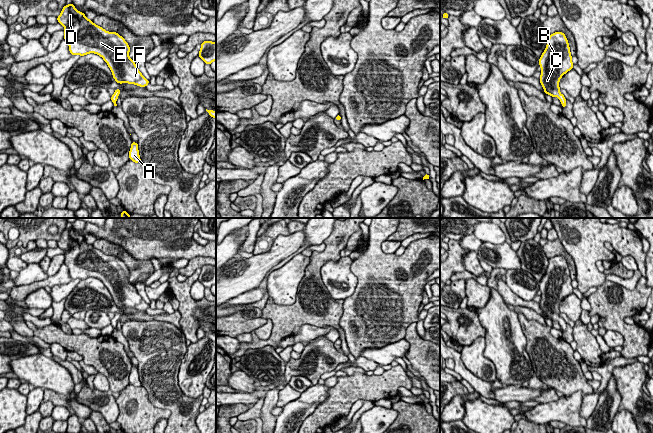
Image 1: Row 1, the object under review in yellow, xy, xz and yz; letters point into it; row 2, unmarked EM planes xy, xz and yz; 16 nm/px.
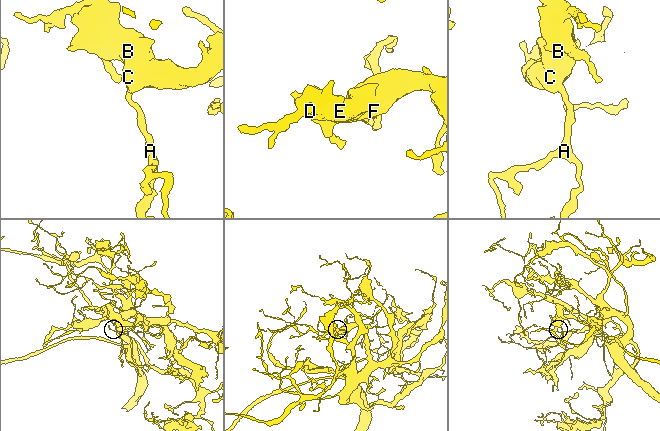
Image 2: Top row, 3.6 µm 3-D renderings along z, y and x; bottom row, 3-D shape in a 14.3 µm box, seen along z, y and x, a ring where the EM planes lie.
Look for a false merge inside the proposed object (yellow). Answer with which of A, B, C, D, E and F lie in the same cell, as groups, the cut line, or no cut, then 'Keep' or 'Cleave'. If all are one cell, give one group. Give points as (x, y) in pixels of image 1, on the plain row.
Groups: A B C D E F. No split. Keep

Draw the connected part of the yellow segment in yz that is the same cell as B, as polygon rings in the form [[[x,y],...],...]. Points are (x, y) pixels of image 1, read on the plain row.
[[[555,256],[549,259],[546,273],[539,282],[541,291],[540,308],[544,316],[551,321],[557,320],[562,332],[566,331],[566,322],[559,316],[559,305],[564,298],[573,293],[569,267],[563,256]]]

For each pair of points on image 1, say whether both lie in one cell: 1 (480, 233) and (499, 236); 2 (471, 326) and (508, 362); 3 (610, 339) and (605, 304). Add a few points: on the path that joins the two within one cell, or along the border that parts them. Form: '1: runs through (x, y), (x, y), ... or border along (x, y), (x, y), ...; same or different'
1: runs through (485, 233), (492, 233), (494, 235); same
2: border along (478, 313), (478, 321), (485, 330), (484, 337); different
3: border along (607, 329), (621, 334), (622, 346); different

